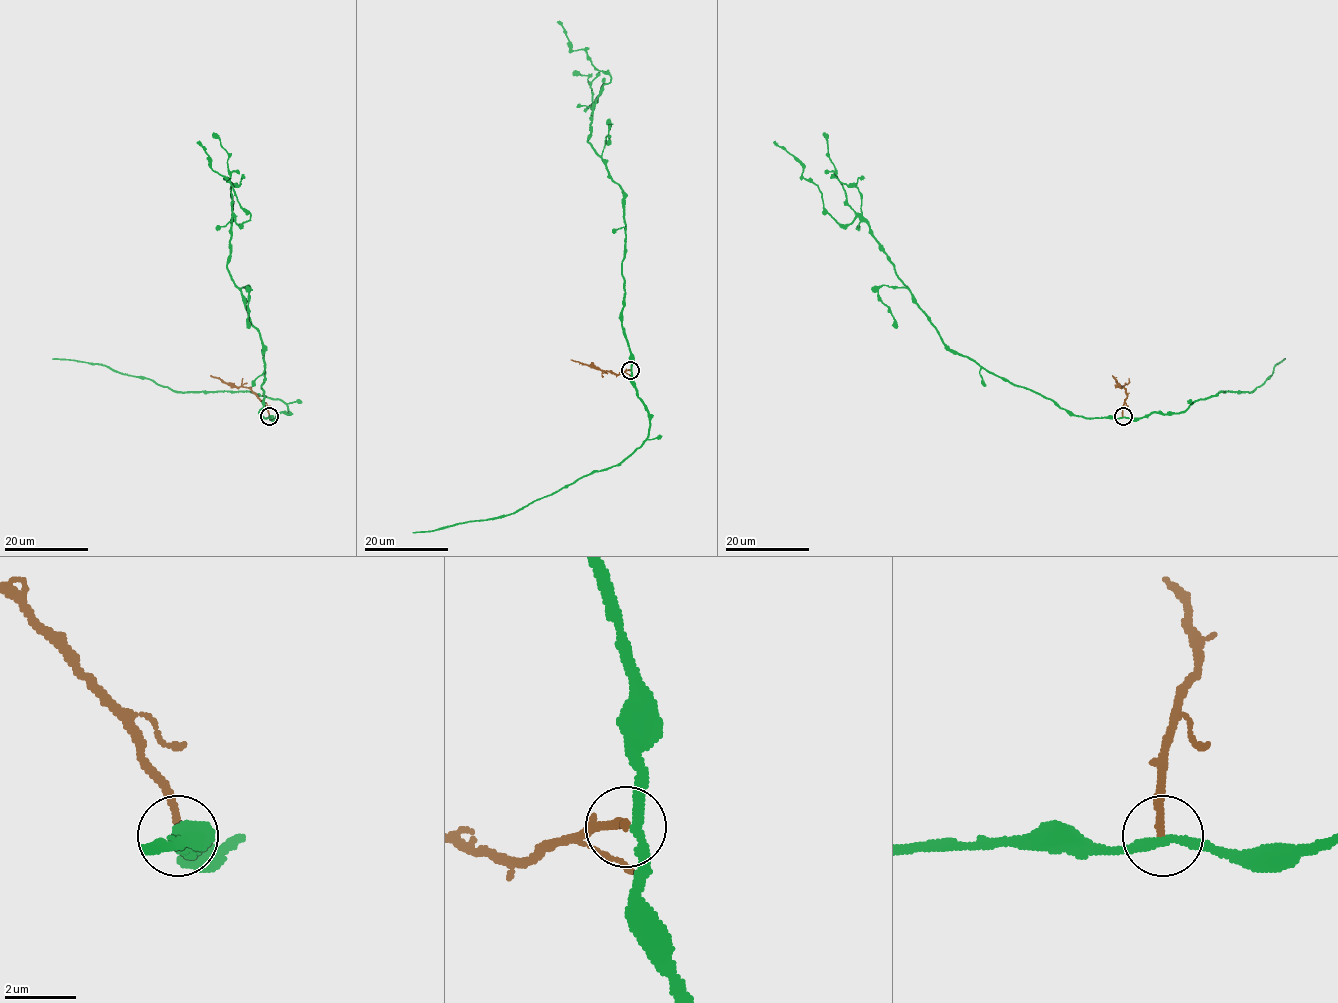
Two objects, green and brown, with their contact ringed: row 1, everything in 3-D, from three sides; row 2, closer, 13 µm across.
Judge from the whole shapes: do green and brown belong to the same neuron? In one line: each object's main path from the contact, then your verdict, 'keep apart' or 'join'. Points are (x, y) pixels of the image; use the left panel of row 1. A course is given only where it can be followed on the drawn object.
green via (269, 417), (261, 414), (261, 335), (227, 262), (232, 218), (242, 224), (250, 215), (213, 171), (199, 142) | brown via (269, 416), (265, 405), (249, 389), (236, 387), (210, 375) | keep apart

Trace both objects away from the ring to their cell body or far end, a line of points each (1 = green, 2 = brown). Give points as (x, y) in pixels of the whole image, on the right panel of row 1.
1: (1123, 417), (1069, 414), (955, 354), (870, 226), (856, 217), (839, 224), (802, 165), (773, 142)
2: (1123, 416), (1125, 389), (1112, 375)

